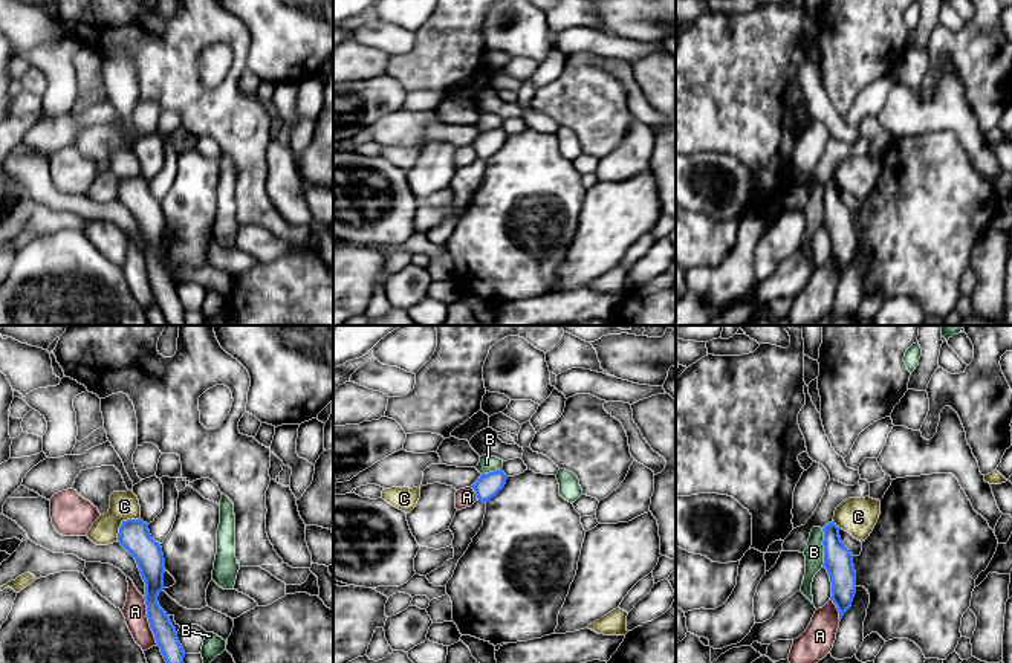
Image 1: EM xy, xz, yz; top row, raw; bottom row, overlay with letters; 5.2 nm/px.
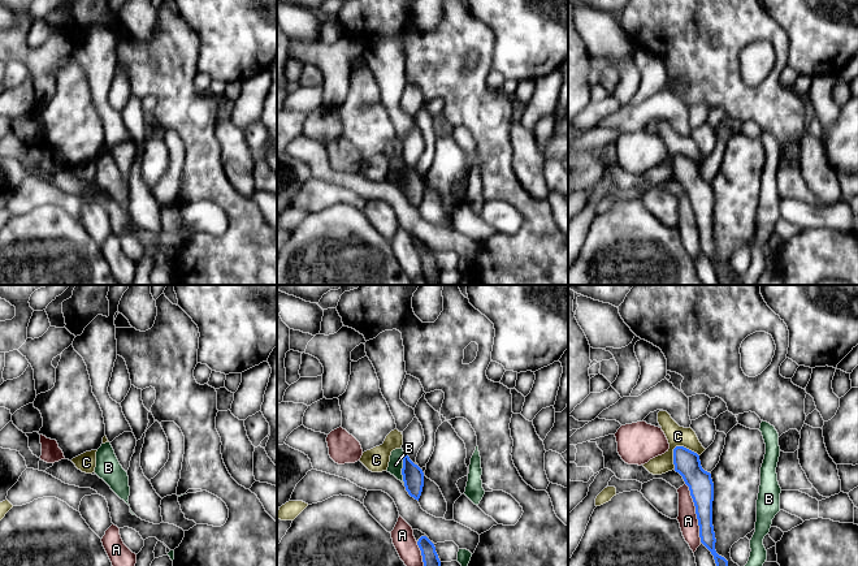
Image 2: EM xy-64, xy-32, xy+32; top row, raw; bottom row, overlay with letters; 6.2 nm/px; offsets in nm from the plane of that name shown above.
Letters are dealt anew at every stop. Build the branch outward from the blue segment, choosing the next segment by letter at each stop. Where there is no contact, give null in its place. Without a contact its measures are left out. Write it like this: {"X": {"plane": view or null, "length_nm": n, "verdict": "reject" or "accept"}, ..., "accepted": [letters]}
{"A": {"plane": "xy", "length_nm": 260, "verdict": "reject"}, "B": {"plane": "yz", "length_nm": 200, "verdict": "reject"}, "C": {"plane": "xy", "length_nm": 180, "verdict": "reject"}, "accepted": []}

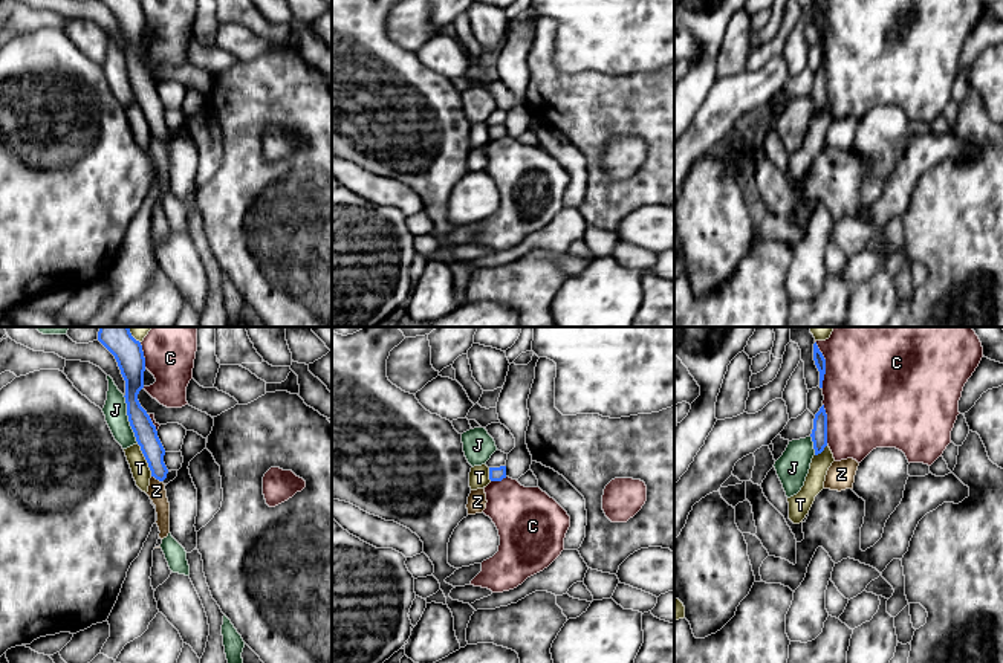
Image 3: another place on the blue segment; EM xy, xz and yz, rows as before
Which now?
{"C": {"plane": "yz", "length_nm": 260, "verdict": "reject"}, "J": {"plane": "xy", "length_nm": 260, "verdict": "reject"}, "T": {"plane": "xy", "length_nm": 190, "verdict": "reject"}, "Z": {"plane": "xy", "length_nm": 60, "verdict": "reject"}, "accepted": []}

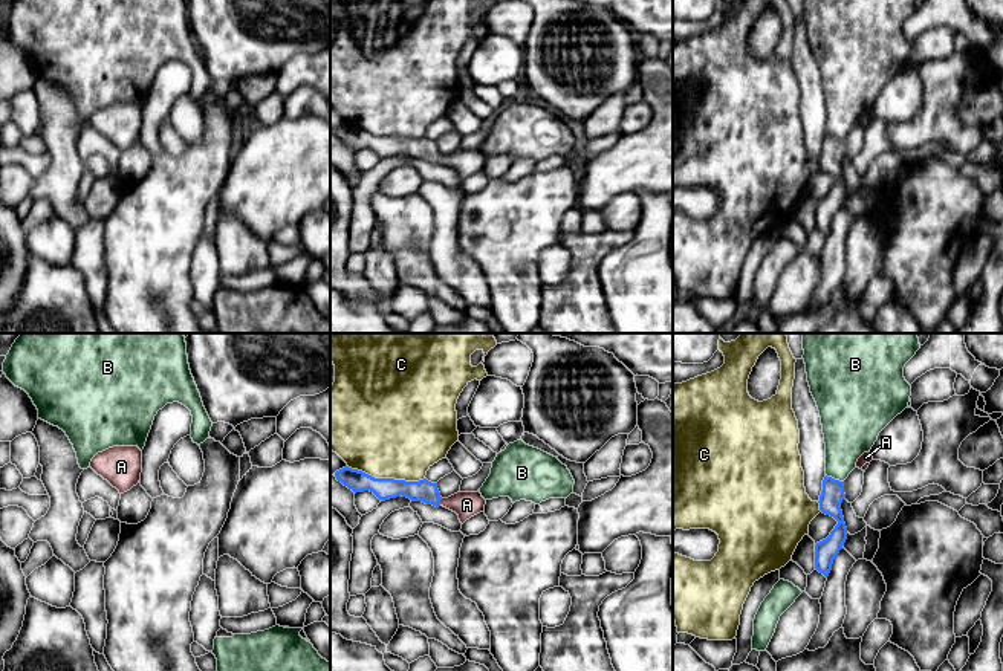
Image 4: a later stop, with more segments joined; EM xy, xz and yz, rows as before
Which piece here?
{"A": {"plane": "xz", "length_nm": 40, "verdict": "accept"}, "B": {"plane": "yz", "length_nm": 100, "verdict": "reject"}, "C": {"plane": "xz", "length_nm": 420, "verdict": "reject"}, "accepted": ["A"]}

